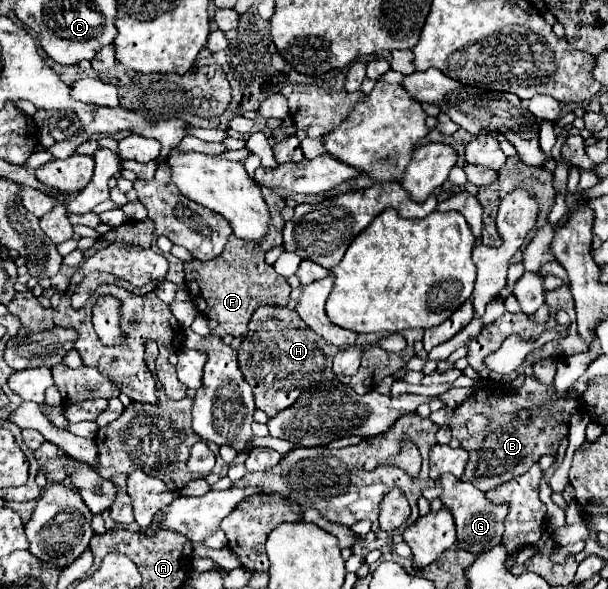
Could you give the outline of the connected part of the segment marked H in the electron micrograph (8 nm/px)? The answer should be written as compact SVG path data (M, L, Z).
M260 306L248 328L248 336L238 350L238 366L242 368L244 380L252 386L256 408L264 410L270 418L294 404L310 386L334 378L332 358L338 348L308 328L296 312L280 306Z

